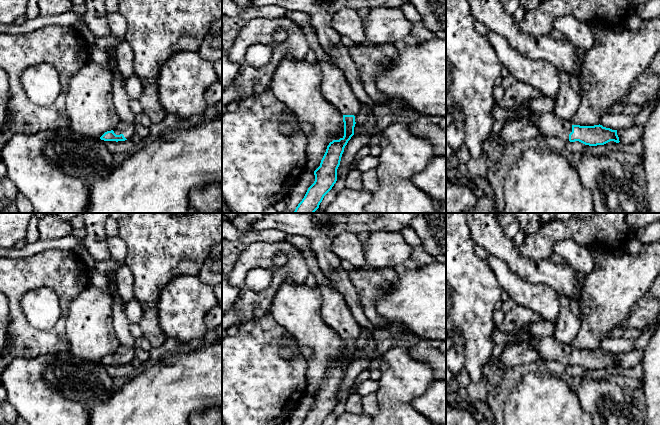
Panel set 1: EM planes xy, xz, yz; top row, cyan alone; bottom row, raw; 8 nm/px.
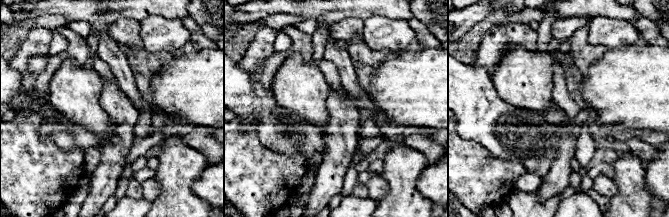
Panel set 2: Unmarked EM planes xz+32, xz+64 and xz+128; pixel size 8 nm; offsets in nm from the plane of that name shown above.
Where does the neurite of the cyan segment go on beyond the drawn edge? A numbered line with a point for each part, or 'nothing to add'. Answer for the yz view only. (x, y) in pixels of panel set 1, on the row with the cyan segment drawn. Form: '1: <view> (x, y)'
1: yz (549, 125)

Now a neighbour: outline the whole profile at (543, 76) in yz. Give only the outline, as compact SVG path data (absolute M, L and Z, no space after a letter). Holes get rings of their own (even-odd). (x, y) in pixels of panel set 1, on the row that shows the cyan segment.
M491 30L485 35L496 50L497 57L516 81L526 83L544 96L555 99L561 80L558 68L543 60L531 60L522 56L510 46L500 34Z

